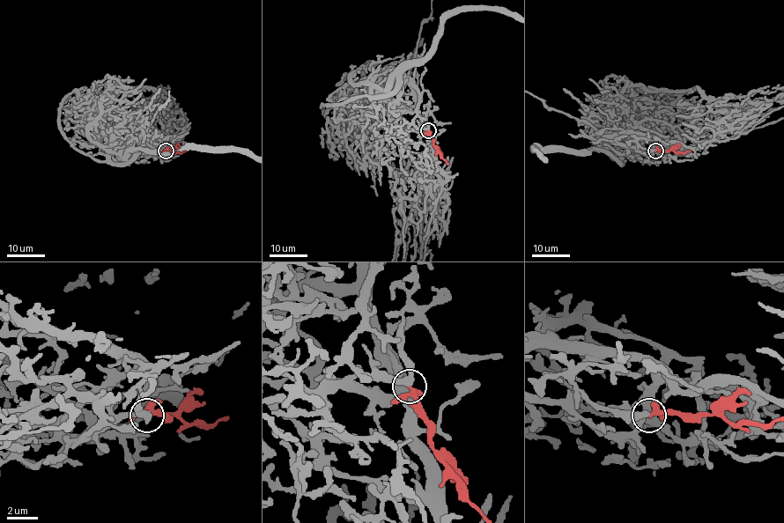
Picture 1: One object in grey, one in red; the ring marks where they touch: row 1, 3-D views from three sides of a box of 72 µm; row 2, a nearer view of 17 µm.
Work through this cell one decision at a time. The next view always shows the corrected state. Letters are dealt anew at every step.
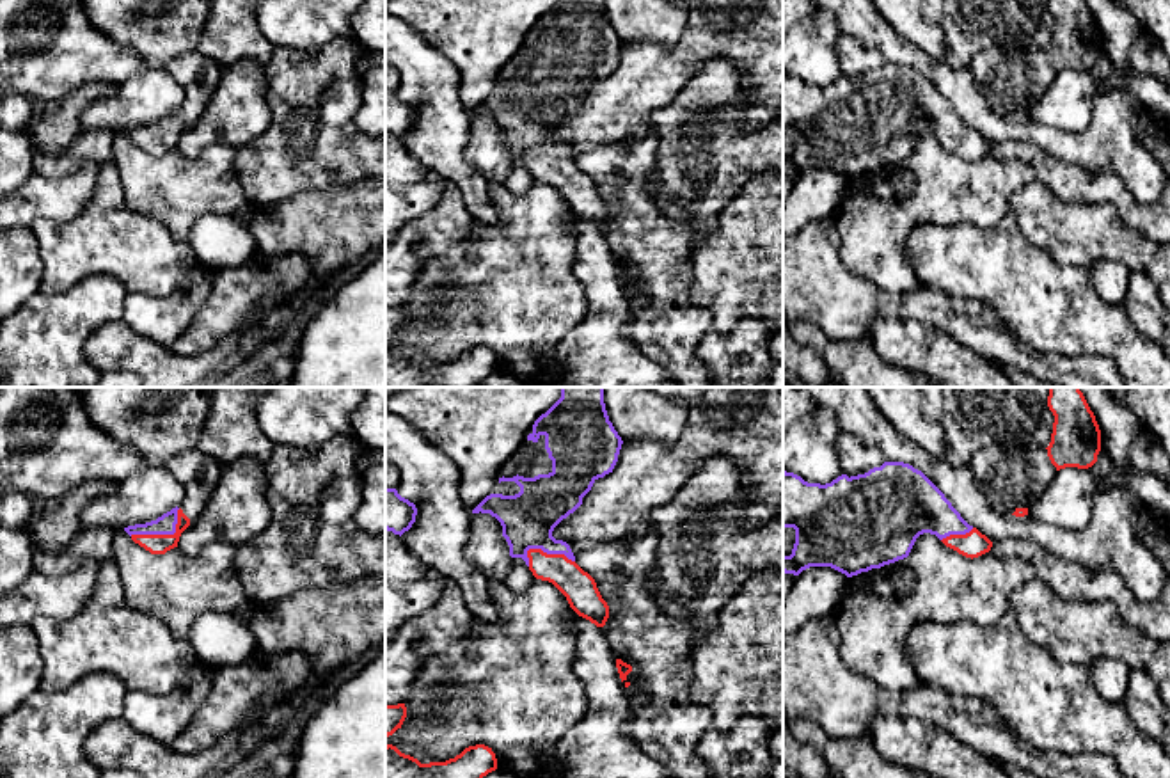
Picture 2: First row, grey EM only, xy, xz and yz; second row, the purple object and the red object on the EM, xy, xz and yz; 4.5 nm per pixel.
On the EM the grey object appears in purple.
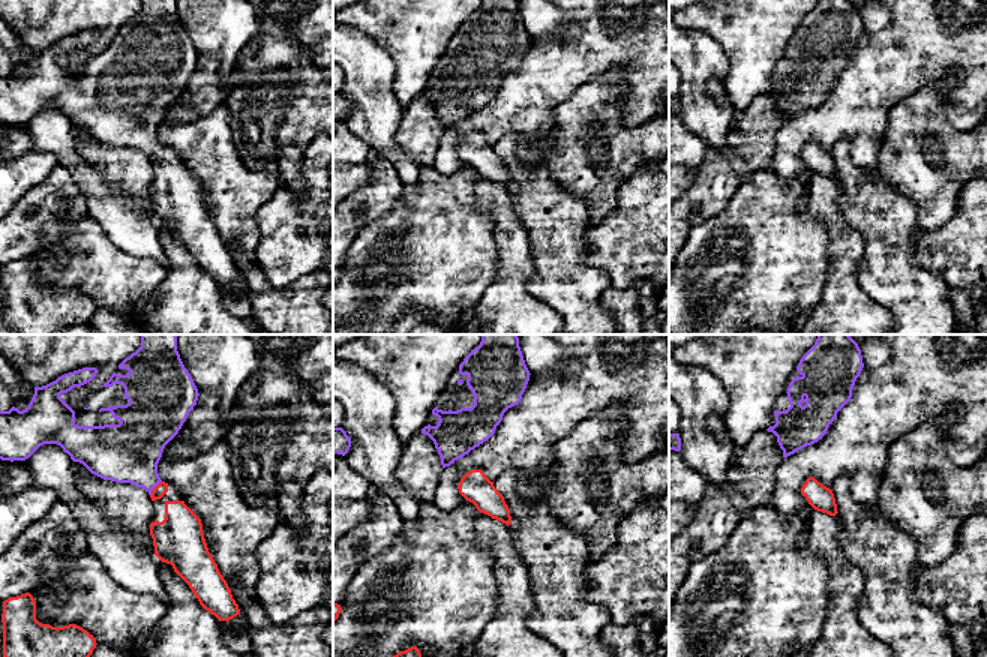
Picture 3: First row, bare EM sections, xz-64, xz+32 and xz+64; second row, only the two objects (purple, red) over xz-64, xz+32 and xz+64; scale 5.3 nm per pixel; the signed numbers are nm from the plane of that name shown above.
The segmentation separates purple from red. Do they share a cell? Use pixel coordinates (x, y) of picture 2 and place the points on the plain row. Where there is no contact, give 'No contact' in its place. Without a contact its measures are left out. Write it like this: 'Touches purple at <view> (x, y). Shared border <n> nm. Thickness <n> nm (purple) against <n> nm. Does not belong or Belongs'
Touches purple at xy (164, 135). Shared border 260 nm. Thickness 90 nm (purple) against 100 nm. Belongs

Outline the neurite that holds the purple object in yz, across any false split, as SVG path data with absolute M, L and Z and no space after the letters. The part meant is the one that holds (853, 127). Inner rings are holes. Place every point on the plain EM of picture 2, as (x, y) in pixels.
M884 64L865 76L842 76L831 85L808 85L783 73L783 131L795 131L783 174L799 178L810 169L831 169L847 179L881 171L909 158L916 140L936 137L946 149L966 160L991 153L992 144L969 128L945 96L918 71L904 64Z

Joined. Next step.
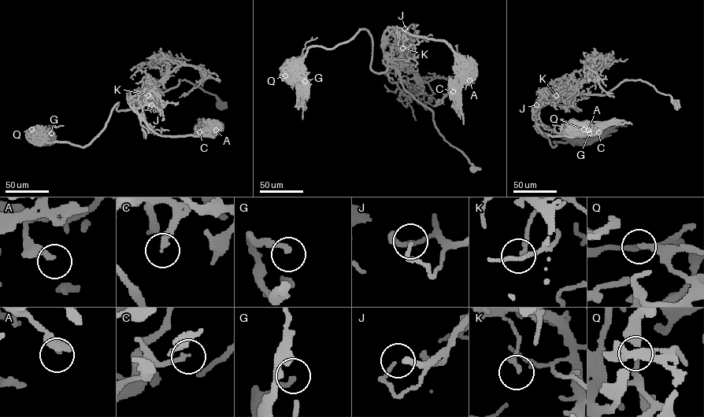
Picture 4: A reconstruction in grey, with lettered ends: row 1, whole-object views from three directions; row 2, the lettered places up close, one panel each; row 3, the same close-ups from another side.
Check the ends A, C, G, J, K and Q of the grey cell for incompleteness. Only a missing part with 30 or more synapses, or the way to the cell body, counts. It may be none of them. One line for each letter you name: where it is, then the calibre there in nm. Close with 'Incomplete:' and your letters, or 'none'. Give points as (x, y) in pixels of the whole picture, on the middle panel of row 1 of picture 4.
C: at (453, 91); 190 nm thick
Incomplete: C

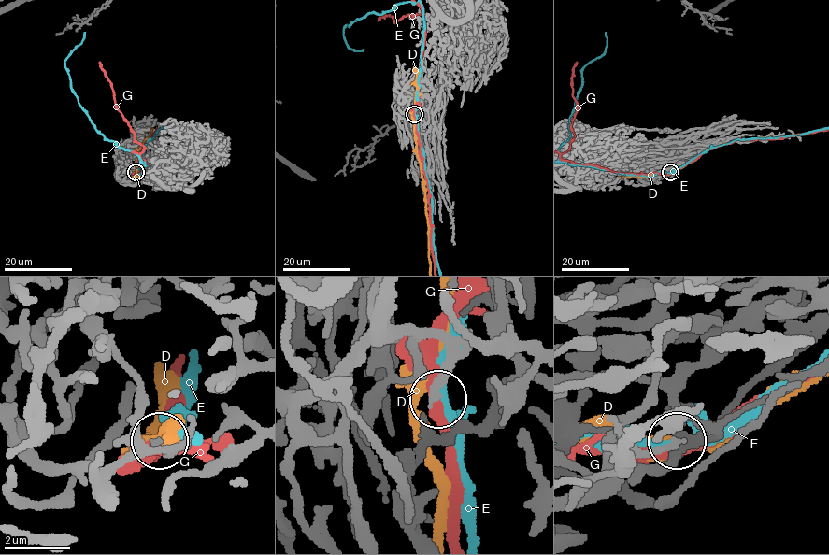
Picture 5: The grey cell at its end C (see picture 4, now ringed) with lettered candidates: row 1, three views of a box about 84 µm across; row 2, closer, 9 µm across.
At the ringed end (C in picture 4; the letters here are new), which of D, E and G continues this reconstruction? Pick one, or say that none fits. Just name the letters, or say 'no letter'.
no letter

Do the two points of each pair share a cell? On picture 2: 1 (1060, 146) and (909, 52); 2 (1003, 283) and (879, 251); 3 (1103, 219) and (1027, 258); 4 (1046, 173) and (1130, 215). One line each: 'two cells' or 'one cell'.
1: one cell
2: two cells
3: two cells
4: one cell

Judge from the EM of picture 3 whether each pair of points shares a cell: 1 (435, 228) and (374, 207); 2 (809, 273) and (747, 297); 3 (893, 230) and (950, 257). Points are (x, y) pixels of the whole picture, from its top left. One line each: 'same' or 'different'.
1: different
2: same
3: different

